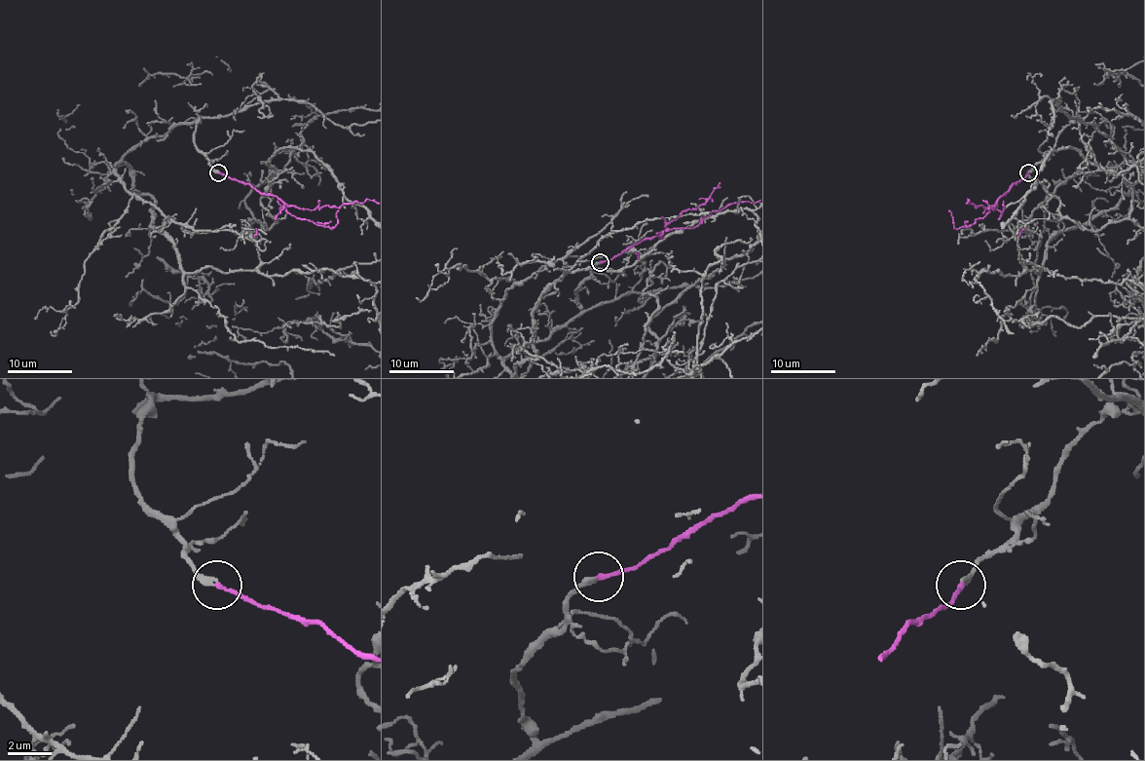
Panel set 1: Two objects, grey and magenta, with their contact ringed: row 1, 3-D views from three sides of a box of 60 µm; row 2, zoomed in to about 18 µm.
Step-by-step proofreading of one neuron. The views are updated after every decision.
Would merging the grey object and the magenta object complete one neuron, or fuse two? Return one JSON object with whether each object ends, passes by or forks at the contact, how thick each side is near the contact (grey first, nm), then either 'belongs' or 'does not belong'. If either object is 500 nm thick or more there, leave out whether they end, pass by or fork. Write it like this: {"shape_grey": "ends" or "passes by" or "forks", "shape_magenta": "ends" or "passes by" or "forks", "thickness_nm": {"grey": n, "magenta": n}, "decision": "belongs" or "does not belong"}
{"shape_grey": "ends", "shape_magenta": "ends", "thickness_nm": {"grey": 280, "magenta": 200}, "decision": "does not belong"}

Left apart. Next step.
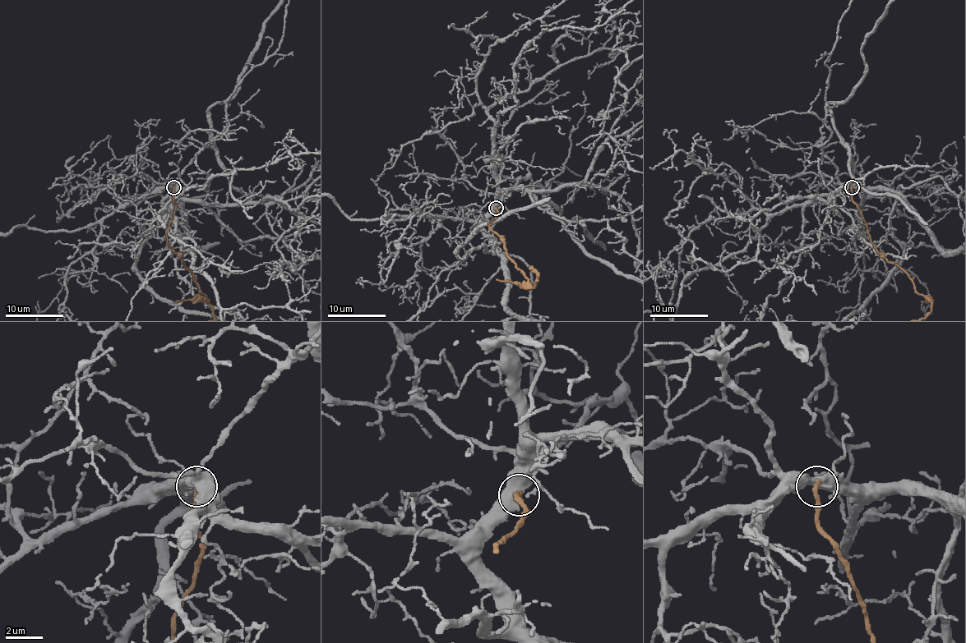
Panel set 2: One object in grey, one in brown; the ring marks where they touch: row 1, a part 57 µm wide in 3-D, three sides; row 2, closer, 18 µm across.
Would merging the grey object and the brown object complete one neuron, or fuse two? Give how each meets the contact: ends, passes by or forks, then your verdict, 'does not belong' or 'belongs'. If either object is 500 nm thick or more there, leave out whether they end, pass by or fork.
does not belong

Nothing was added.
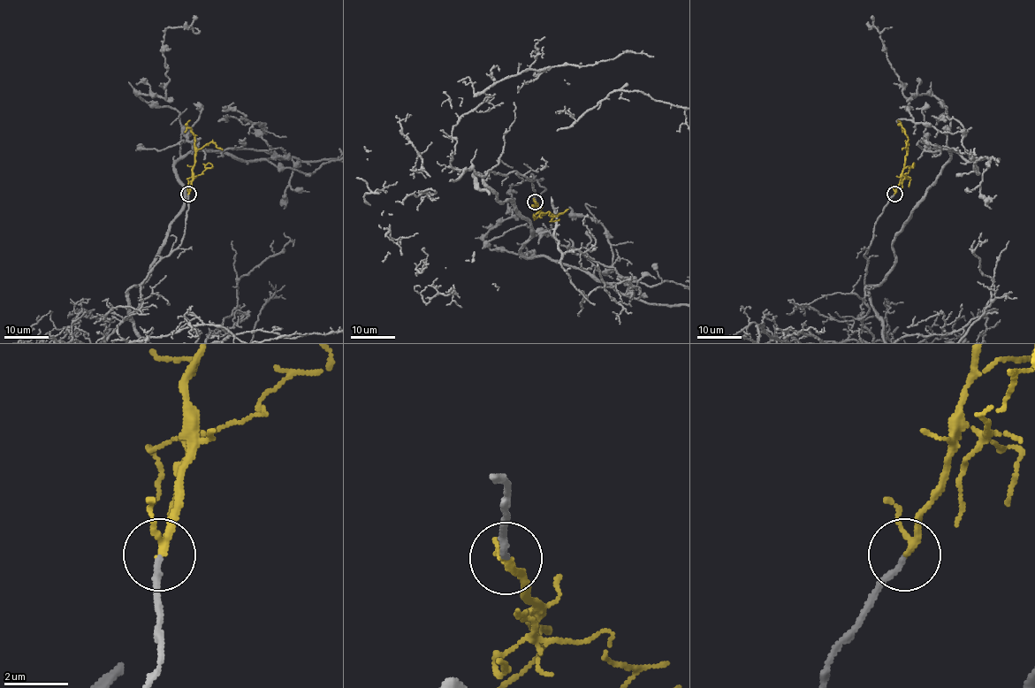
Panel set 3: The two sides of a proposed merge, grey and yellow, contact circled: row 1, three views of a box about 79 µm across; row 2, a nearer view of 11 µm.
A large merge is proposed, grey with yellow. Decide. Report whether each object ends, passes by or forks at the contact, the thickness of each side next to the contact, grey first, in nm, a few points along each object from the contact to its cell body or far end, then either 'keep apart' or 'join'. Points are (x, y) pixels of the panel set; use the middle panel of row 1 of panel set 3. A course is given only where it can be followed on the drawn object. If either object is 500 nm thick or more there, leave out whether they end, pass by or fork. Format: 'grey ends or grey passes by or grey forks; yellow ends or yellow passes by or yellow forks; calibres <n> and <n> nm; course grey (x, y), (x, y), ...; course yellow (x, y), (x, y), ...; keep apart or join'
grey ends; yellow passes by; calibres 190 and 180 nm; course yellow (535, 202), (541, 215), (533, 208), (536, 205); join

